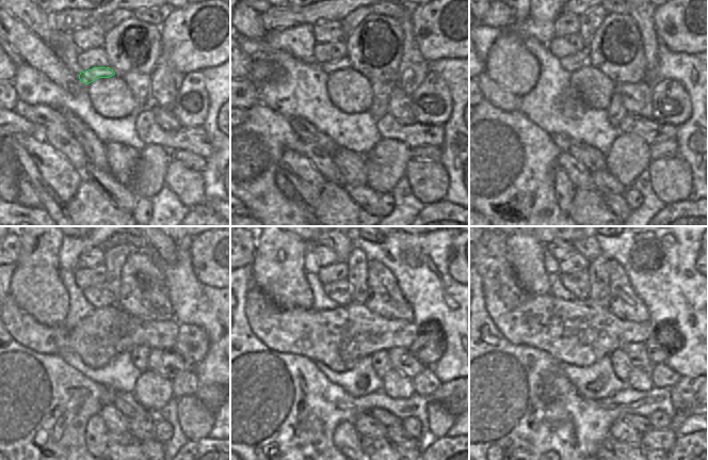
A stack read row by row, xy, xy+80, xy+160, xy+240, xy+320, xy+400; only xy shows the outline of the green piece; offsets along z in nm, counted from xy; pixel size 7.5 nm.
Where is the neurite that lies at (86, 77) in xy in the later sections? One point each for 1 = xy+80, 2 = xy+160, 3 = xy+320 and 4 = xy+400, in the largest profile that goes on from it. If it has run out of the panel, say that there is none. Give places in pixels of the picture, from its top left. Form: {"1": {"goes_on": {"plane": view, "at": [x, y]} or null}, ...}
{"1": {"goes_on": {"plane": "xy+80", "at": [343, 63]}}, "2": {"goes_on": {"plane": "xy+160", "at": [573, 62]}}, "3": {"goes_on": {"plane": "xy+320", "at": [340, 291]}}, "4": {"goes_on": {"plane": "xy+400", "at": [577, 283]}}}

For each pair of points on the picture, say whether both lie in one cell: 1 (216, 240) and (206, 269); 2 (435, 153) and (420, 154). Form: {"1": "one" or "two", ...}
{"1": "one", "2": "one"}

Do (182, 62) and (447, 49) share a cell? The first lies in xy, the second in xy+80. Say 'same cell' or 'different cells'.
same cell

